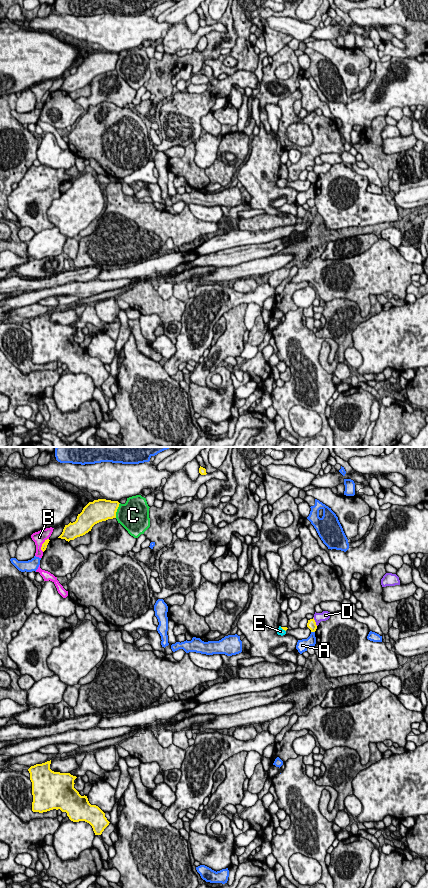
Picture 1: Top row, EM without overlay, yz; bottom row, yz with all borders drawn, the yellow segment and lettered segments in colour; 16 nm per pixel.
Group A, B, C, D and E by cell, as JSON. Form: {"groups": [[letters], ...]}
{"groups": [["A"], ["B"], ["C"], ["D"], ["E"]]}

